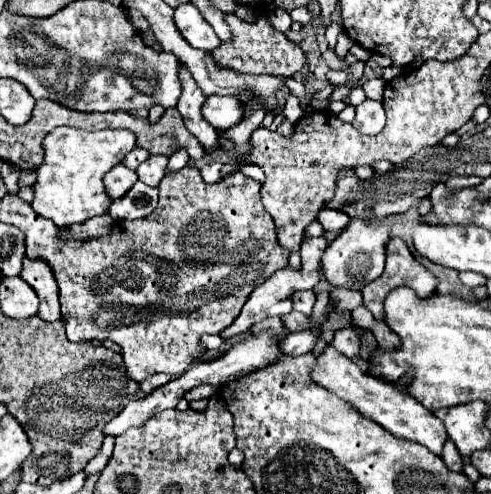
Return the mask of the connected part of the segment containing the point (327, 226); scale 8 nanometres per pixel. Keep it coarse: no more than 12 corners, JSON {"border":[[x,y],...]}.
{"border":[[341,211],[317,213],[325,233],[345,229],[349,217]]}

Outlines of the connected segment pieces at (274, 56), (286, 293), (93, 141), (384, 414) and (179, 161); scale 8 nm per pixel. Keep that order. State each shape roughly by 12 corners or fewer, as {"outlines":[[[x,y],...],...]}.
{"outlines":[[[225,15],[235,39],[211,55],[247,75],[293,77],[305,53],[261,15]],[[325,237],[305,239],[301,269],[285,267],[259,285],[239,317],[229,339],[269,315],[291,311],[291,295],[321,279]],[[57,127],[31,207],[57,227],[107,213],[129,129]],[[327,345],[311,379],[441,457],[445,425]],[[181,149],[169,157],[167,173],[183,169],[189,161]]]}

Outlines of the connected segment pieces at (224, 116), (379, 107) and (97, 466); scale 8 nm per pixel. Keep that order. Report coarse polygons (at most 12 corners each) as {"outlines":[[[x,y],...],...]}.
{"outlines":[[[212,95],[205,119],[217,129],[239,123],[243,105],[235,95]],[[365,99],[353,125],[363,135],[376,135],[386,124],[381,101]],[[107,435],[101,451],[87,463],[85,473],[95,475],[109,463],[115,437]]]}

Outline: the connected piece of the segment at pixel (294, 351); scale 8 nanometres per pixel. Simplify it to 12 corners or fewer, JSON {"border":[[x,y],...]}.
{"border":[[311,329],[289,333],[281,353],[291,357],[313,351],[317,335]]}

